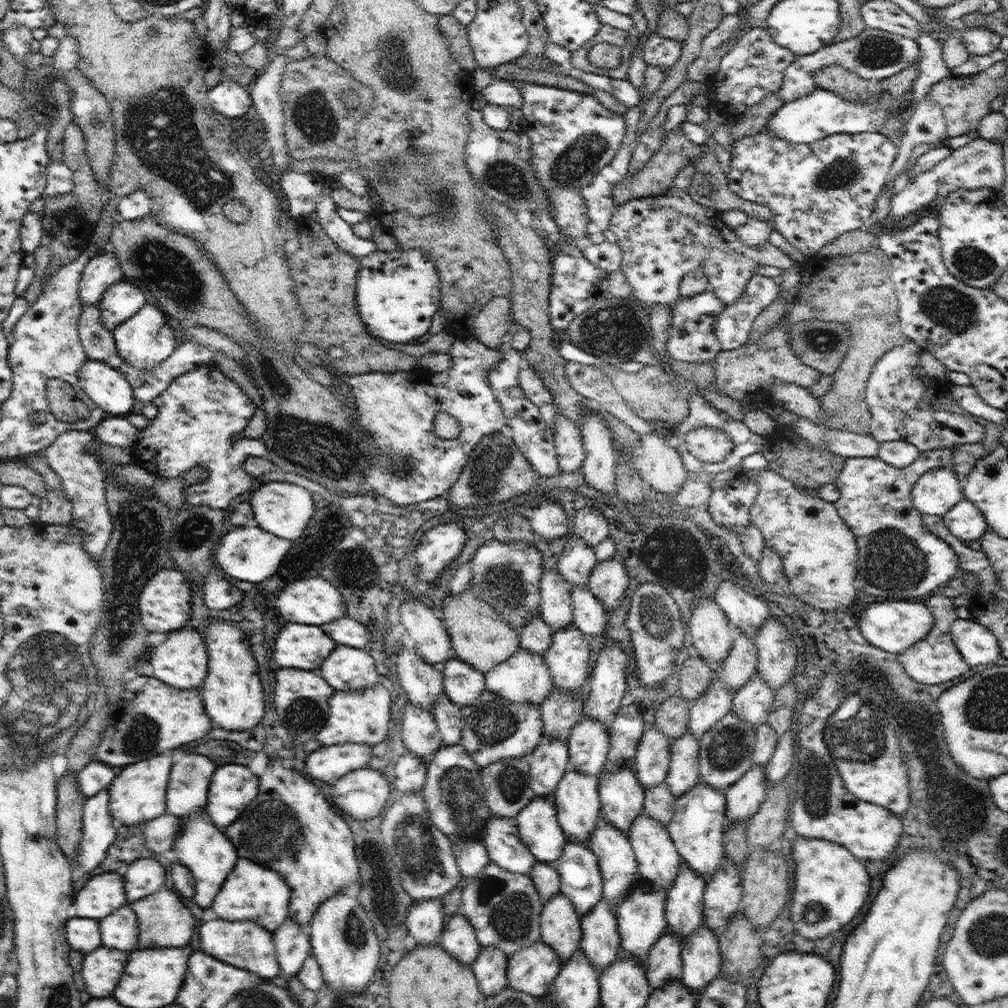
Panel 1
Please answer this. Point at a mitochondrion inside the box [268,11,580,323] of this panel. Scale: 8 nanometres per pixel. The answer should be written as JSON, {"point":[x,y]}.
{"point":[313,118]}

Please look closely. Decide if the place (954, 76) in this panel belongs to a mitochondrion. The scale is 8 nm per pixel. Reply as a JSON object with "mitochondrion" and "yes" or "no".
{"mitochondrion":"no"}

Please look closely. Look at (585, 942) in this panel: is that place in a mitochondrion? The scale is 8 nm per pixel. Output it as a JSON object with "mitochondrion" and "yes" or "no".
{"mitochondrion":"no"}

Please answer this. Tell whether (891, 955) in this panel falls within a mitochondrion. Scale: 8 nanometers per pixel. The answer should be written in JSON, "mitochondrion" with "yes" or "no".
{"mitochondrion":"no"}

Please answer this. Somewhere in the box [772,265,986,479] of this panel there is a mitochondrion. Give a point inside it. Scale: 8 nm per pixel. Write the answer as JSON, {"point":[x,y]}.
{"point":[948,309]}

